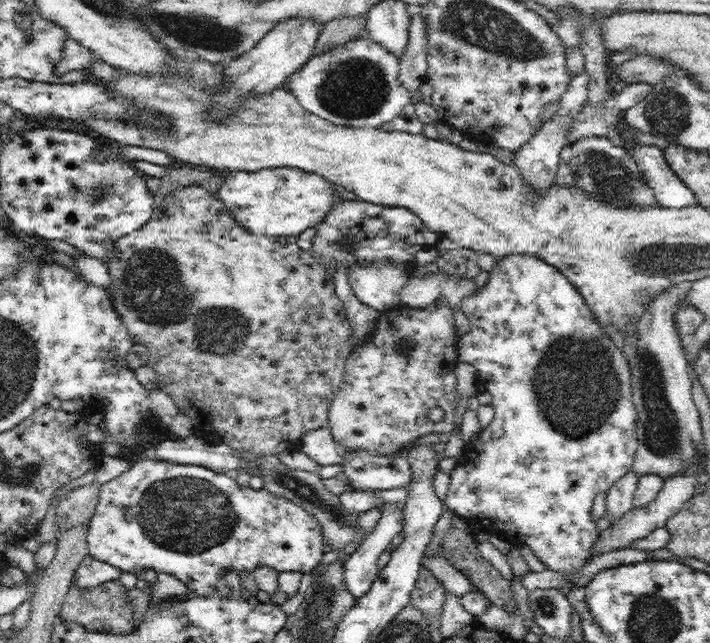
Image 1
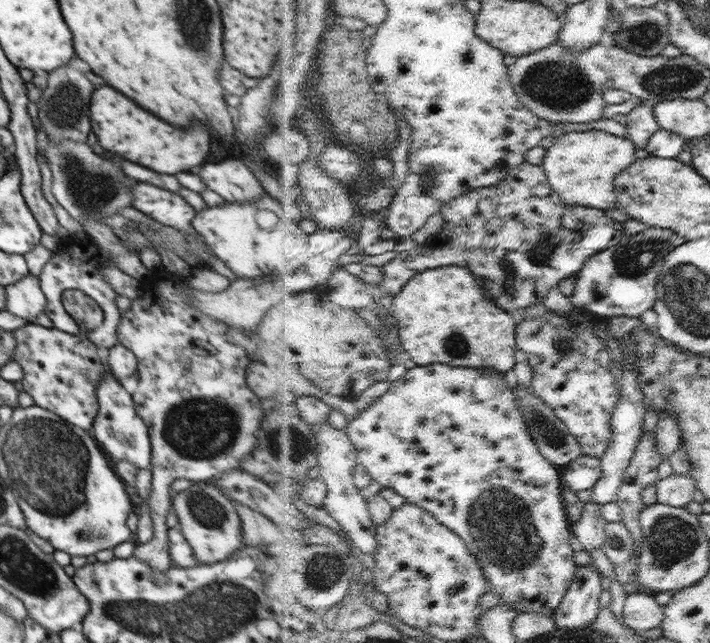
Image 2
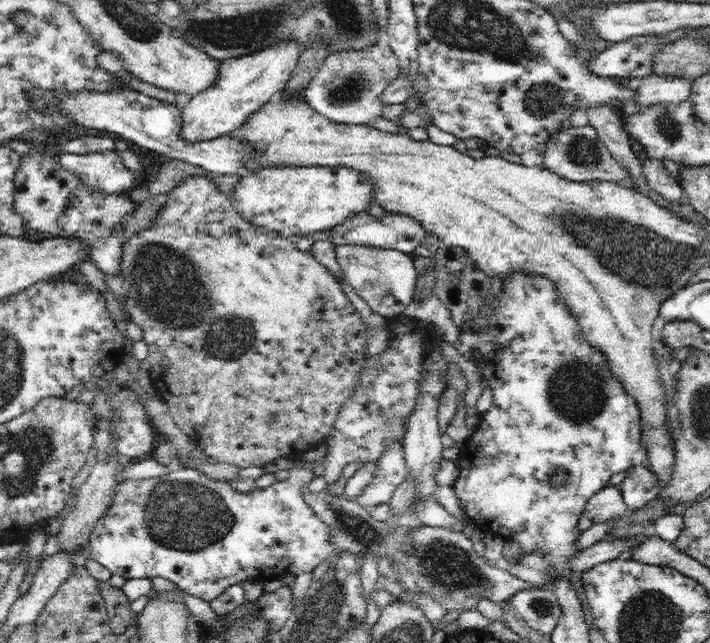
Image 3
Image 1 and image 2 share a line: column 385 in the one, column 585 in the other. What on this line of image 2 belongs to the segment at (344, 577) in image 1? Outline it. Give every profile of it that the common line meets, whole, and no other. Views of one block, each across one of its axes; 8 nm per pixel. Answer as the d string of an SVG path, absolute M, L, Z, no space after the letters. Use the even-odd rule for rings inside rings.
M589 502L586 512L580 522L574 524L573 530L587 552L597 548L604 548L607 535L607 526L610 523L604 516L604 504Z

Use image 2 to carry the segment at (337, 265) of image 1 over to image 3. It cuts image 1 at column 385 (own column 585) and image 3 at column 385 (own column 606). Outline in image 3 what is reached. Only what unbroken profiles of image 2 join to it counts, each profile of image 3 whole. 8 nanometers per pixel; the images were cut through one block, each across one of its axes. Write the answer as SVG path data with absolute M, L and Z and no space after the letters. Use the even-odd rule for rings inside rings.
M358 210L350 214L342 223L329 229L328 241L339 246L366 246L374 249L396 250L404 254L412 254L415 248L420 247L426 238L426 229L412 216L404 213L386 211L382 218L372 216L366 210Z

